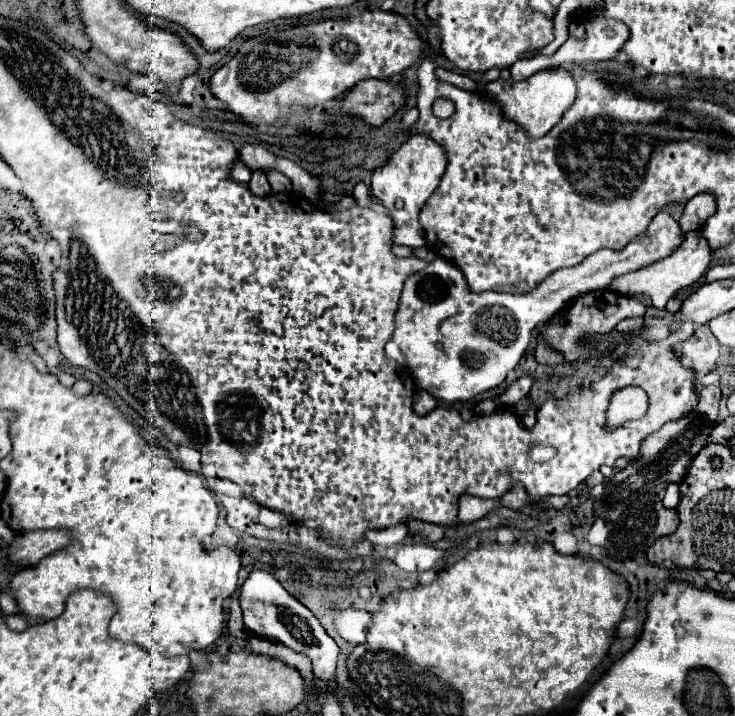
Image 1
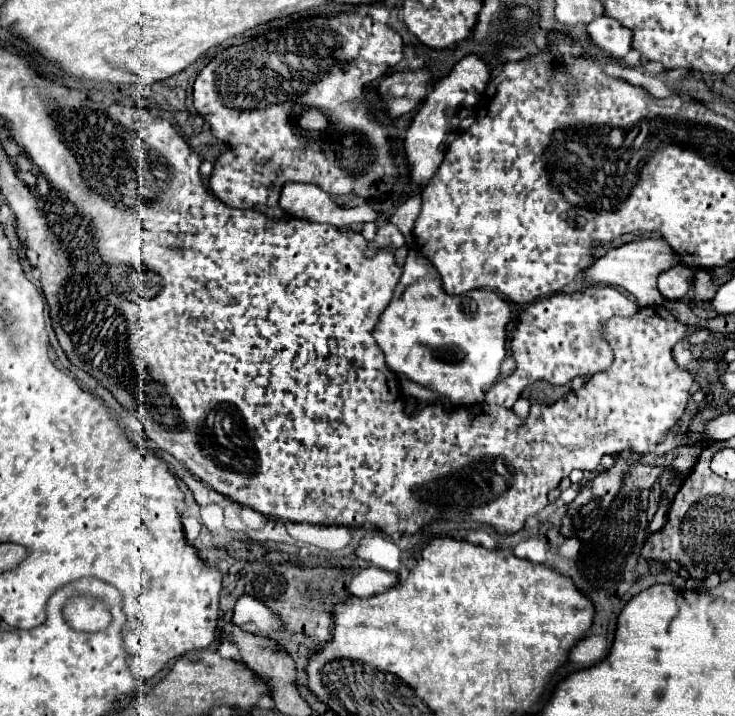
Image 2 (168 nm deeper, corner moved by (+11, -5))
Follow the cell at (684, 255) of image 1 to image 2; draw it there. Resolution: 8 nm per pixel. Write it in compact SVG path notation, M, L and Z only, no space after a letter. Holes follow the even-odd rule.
M675 265L659 275L659 291L667 301L681 301L693 285L693 271L685 265Z

